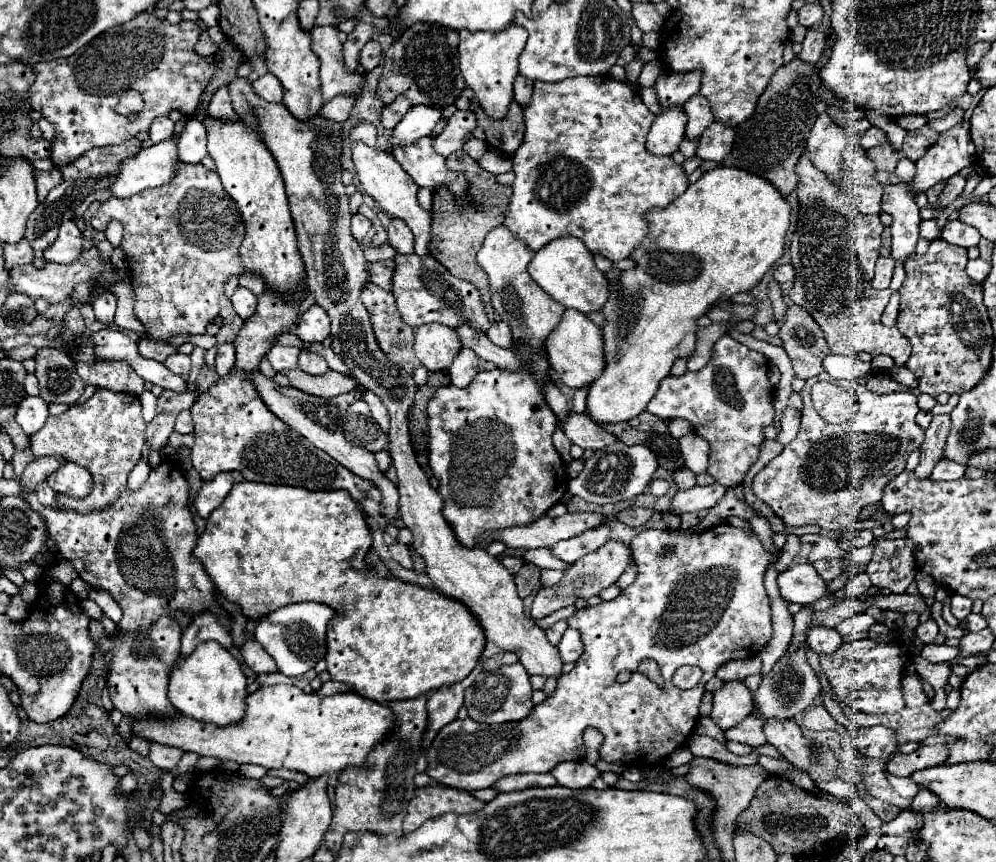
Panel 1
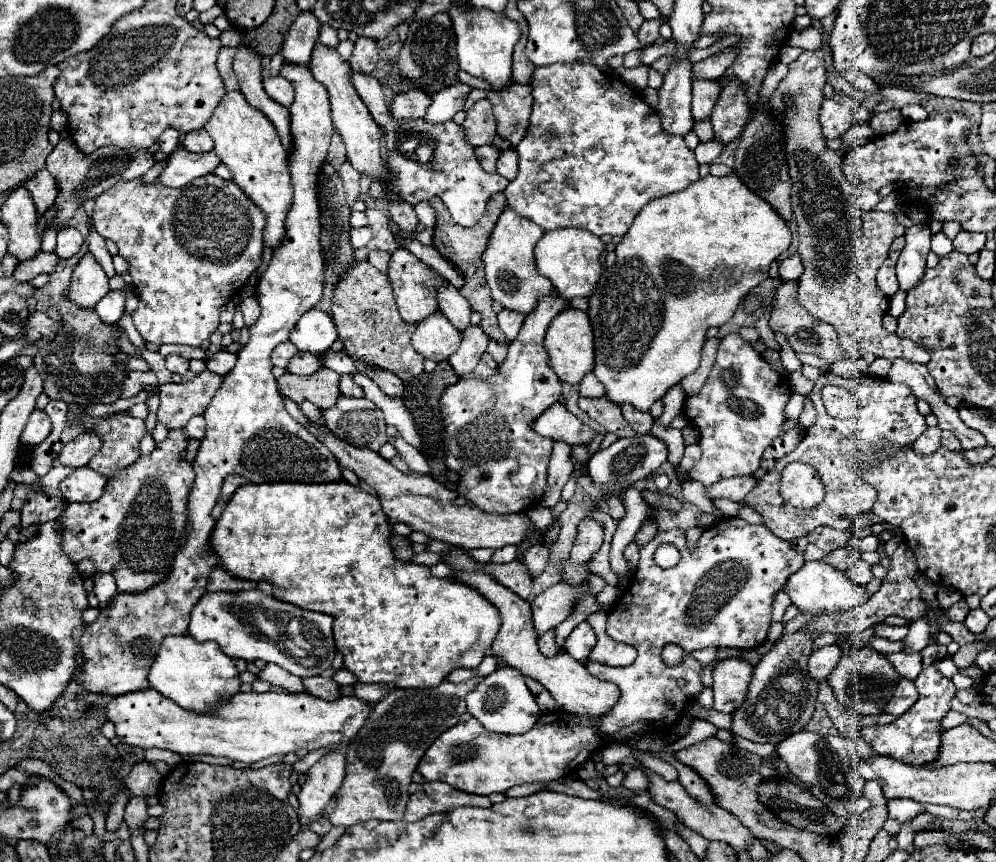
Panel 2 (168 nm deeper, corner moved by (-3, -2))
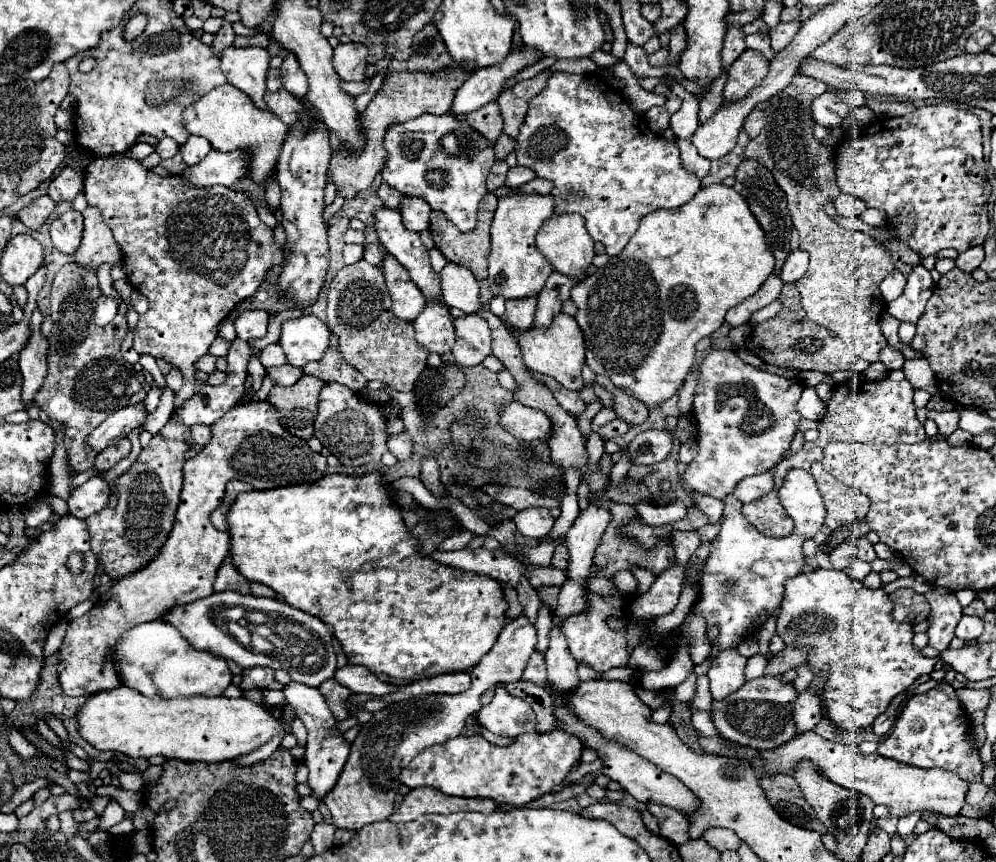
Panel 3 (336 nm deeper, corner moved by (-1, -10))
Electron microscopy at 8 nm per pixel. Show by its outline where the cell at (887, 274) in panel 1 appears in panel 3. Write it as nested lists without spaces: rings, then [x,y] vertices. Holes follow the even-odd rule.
[[[893,270],[893,272],[881,282],[881,286],[879,286],[883,298],[885,298],[887,302],[891,302],[891,300],[895,300],[897,296],[901,296],[901,292],[903,292],[903,288],[905,288],[905,282],[907,282],[907,278],[905,278],[901,272]]]

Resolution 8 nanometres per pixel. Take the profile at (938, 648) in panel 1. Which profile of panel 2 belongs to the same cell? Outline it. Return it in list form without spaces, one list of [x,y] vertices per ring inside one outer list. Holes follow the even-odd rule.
[[[931,664],[929,668],[925,668],[919,674],[919,678],[915,680],[915,686],[919,690],[919,700],[909,708],[909,712],[901,714],[895,722],[891,722],[887,726],[865,728],[863,734],[871,742],[875,754],[895,756],[897,760],[919,766],[919,764],[929,764],[939,758],[939,746],[941,746],[939,738],[943,734],[941,720],[951,710],[951,698],[955,696],[957,688],[953,686],[953,682],[949,678],[945,678],[937,672],[935,664]]]

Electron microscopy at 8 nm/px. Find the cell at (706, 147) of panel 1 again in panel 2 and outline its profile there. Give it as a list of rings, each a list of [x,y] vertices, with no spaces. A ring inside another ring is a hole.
[[[727,80],[711,114],[715,138],[723,144],[733,142],[741,134],[749,112],[751,106],[747,102],[745,84],[741,84],[741,80]]]

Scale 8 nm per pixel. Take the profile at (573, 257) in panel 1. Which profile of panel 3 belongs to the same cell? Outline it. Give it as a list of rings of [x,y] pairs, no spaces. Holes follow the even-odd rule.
[[[563,214],[549,218],[537,232],[537,250],[549,260],[553,270],[561,272],[563,276],[569,276],[575,282],[583,282],[587,278],[587,270],[595,258],[593,238],[585,230],[585,220],[577,214]]]

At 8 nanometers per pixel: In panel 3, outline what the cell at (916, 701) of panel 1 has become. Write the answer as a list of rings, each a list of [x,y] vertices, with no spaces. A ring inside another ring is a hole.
[[[895,708],[879,714],[879,716],[875,718],[875,722],[873,722],[873,732],[879,734],[879,736],[887,736],[887,734],[891,732],[895,720],[897,720],[897,714],[899,714],[899,712],[897,712]]]

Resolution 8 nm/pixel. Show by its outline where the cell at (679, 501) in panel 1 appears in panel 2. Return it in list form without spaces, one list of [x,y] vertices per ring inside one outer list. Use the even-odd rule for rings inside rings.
[[[739,476],[739,478],[727,478],[711,488],[707,488],[709,498],[729,498],[733,502],[743,502],[743,498],[753,490],[757,484],[755,476]]]

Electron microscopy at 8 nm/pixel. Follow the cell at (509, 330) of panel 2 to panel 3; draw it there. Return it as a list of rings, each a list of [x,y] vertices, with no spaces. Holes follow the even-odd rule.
[[[523,298],[523,300],[507,300],[507,310],[503,314],[503,322],[511,330],[527,330],[533,324],[537,300]]]

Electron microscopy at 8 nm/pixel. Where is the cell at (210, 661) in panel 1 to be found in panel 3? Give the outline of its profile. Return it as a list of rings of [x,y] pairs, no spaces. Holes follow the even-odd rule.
[[[145,622],[121,634],[113,654],[117,670],[125,686],[147,698],[189,698],[189,696],[221,696],[231,686],[231,672],[223,658],[195,650],[169,622]]]

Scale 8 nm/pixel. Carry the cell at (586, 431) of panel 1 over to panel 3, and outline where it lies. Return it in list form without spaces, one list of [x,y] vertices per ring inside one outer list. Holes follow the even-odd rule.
[[[511,402],[501,412],[501,426],[519,440],[539,442],[549,440],[549,416],[527,408],[519,402]]]

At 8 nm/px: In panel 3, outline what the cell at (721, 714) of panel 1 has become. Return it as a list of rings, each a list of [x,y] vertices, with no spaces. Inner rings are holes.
[[[735,648],[733,650],[721,650],[719,656],[713,660],[711,670],[707,672],[711,682],[711,694],[715,700],[723,700],[731,692],[743,686],[745,682],[745,664],[747,658],[743,658]]]

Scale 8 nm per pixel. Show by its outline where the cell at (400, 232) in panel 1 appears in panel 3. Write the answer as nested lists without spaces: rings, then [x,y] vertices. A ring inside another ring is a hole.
[[[403,196],[401,204],[397,208],[401,212],[401,218],[405,222],[405,228],[413,230],[413,232],[421,232],[429,228],[429,204],[421,198],[415,196]]]

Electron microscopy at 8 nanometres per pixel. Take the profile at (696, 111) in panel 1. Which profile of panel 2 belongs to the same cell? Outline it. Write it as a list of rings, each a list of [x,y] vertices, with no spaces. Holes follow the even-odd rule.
[[[693,78],[693,118],[695,120],[703,120],[709,118],[709,114],[713,112],[713,106],[719,98],[721,86],[717,80],[699,80]]]

